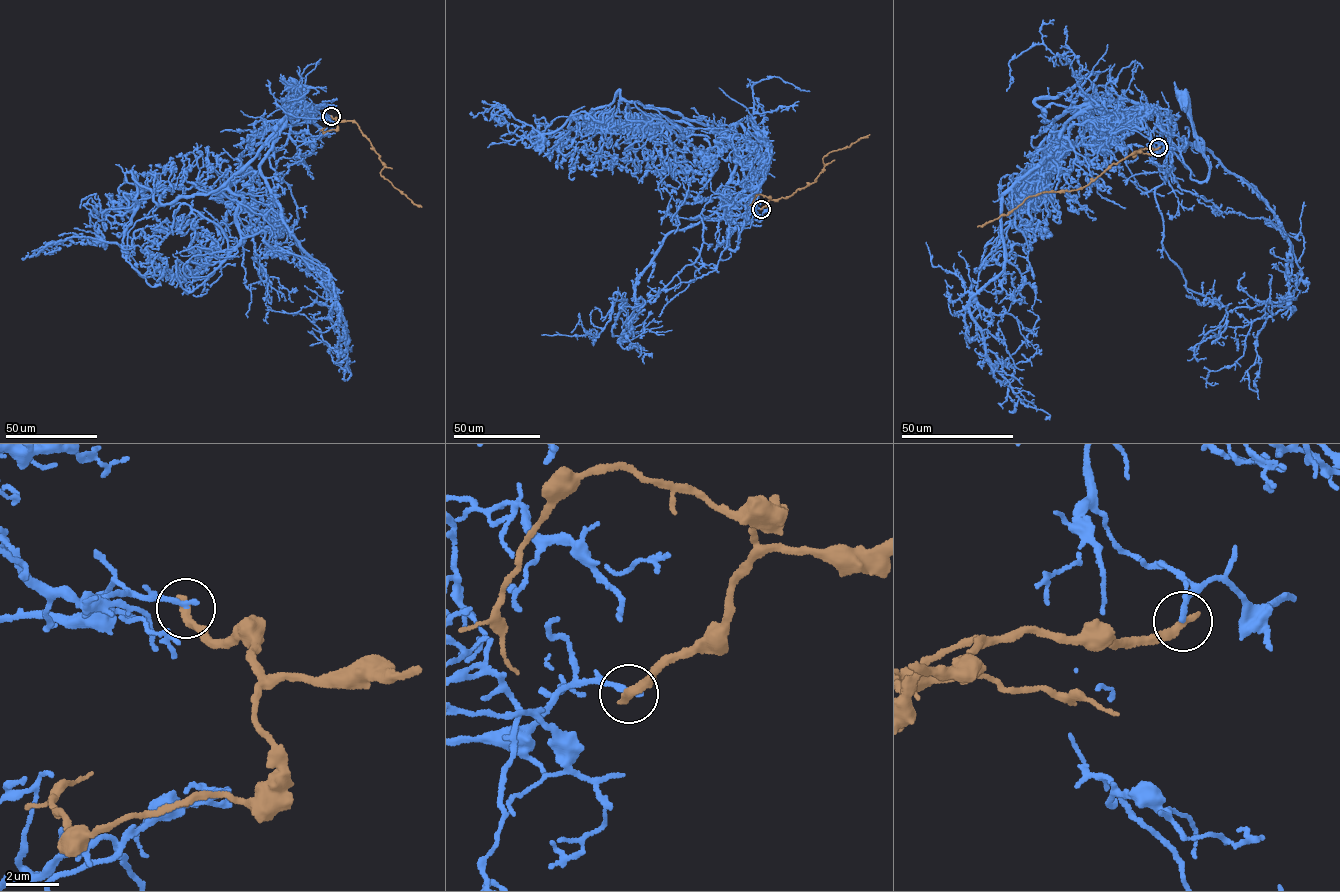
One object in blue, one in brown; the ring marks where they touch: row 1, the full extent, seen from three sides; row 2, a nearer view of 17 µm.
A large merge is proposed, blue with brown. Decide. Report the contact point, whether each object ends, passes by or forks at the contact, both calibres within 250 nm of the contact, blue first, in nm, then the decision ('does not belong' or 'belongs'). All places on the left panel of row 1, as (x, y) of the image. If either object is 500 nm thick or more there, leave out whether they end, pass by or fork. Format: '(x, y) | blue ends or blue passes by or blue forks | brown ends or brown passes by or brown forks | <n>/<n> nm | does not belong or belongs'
(331, 116) | blue ends | brown ends | 200/360 nm | does not belong

